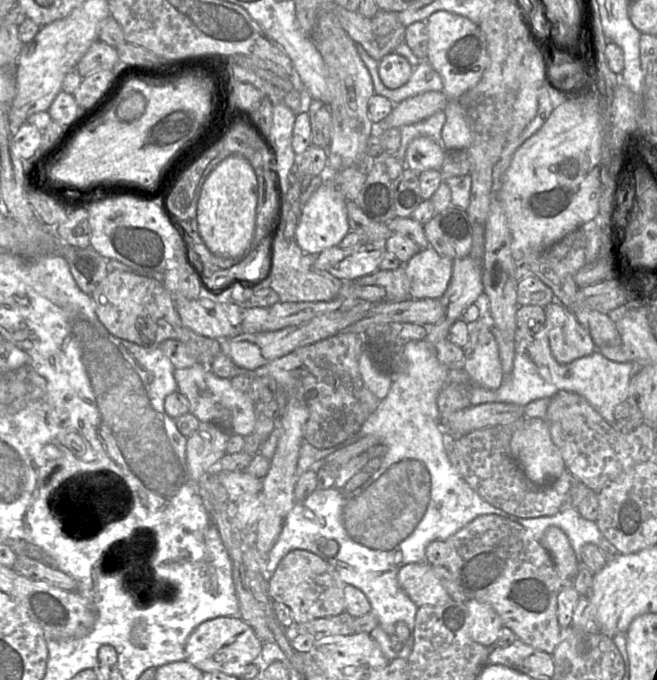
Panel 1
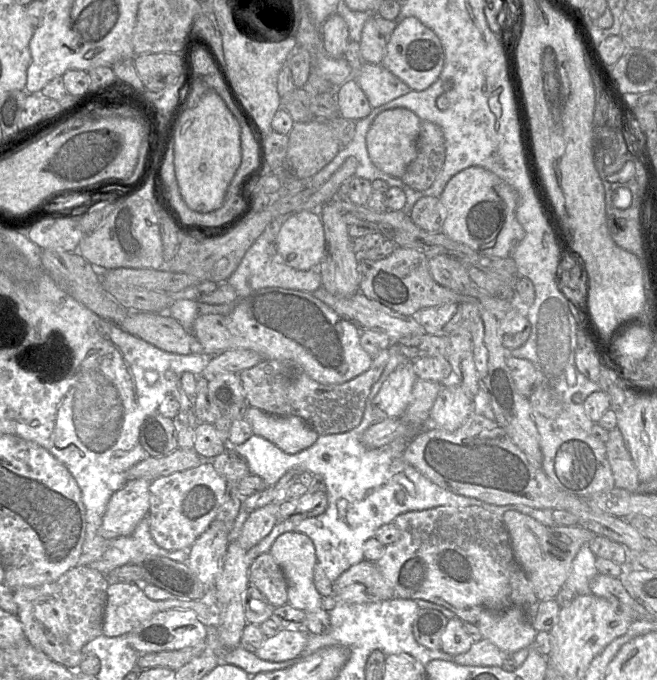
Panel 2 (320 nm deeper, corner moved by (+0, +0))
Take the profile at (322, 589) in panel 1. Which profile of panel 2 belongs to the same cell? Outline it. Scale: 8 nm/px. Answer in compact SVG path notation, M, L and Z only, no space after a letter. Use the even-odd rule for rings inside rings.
M270 553L258 556L249 566L249 584L256 587L275 607L287 604L287 581Z

